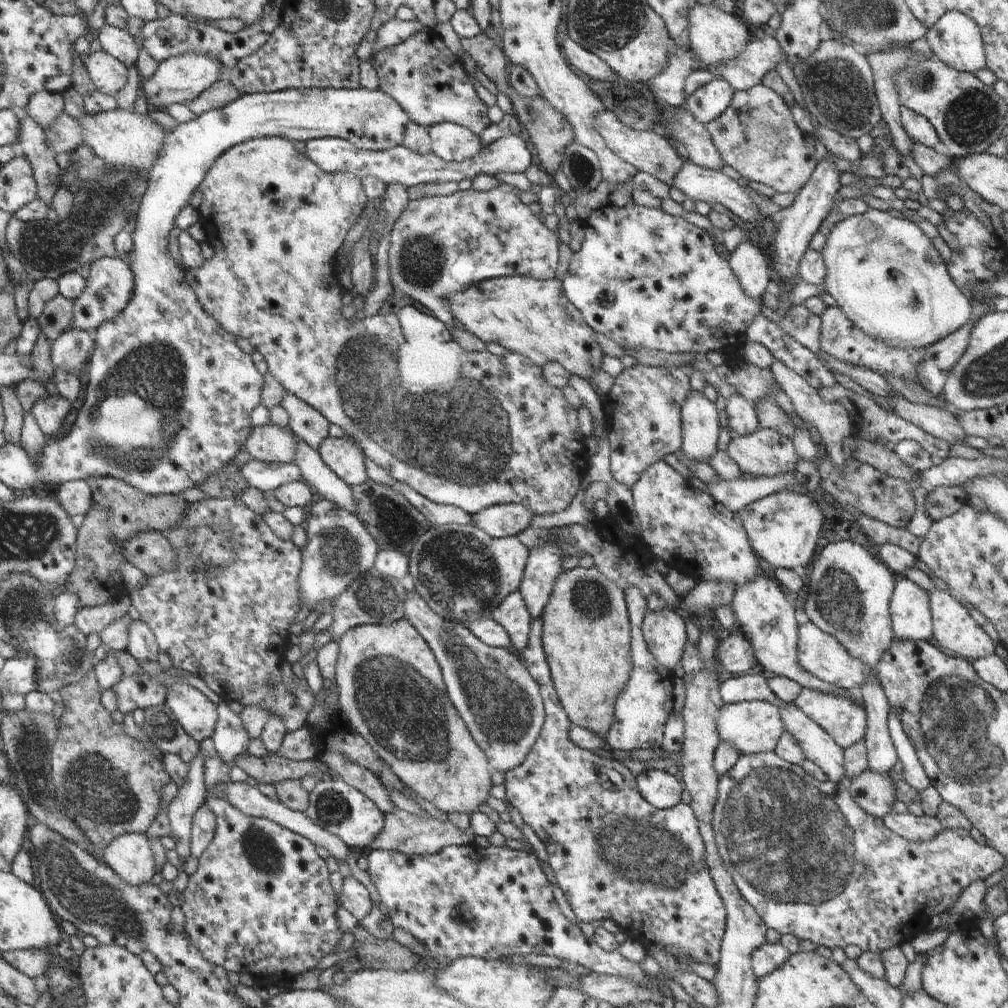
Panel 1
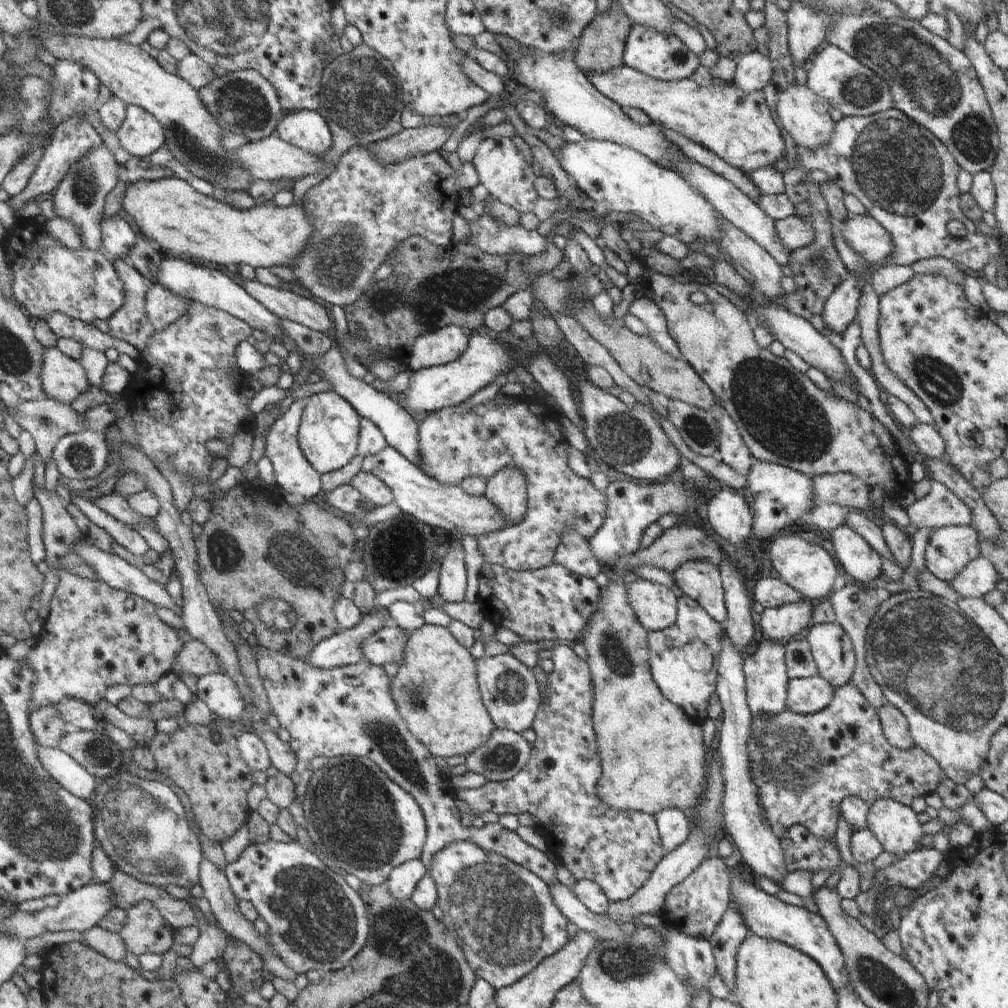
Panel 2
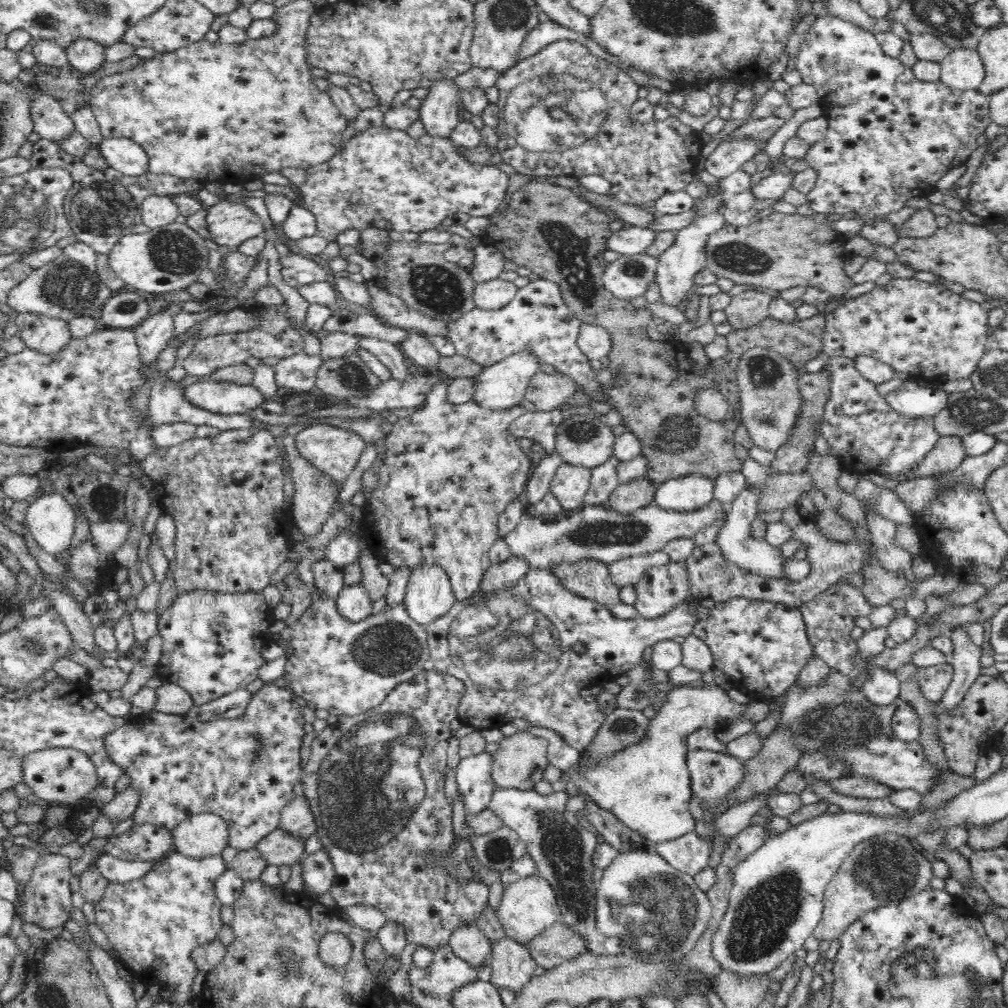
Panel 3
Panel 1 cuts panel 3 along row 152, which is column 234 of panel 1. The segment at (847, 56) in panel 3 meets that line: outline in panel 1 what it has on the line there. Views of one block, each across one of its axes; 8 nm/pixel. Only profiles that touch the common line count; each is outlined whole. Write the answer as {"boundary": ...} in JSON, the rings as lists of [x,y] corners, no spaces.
{"boundary":[[[212,796],[206,799],[205,803],[211,808],[215,816],[215,835],[209,847],[199,858],[197,872],[193,876],[189,876],[188,887],[181,892],[182,896],[178,898],[178,906],[186,916],[186,924],[182,928],[203,959],[225,968],[226,972],[236,972],[239,975],[250,974],[257,987],[277,986],[282,991],[287,990],[298,974],[314,970],[322,957],[334,953],[337,942],[345,931],[342,927],[338,930],[336,923],[336,912],[340,903],[336,900],[337,893],[333,891],[332,885],[330,885],[331,872],[328,870],[325,860],[316,853],[316,845],[300,834],[271,820],[244,814],[225,799]]]}

